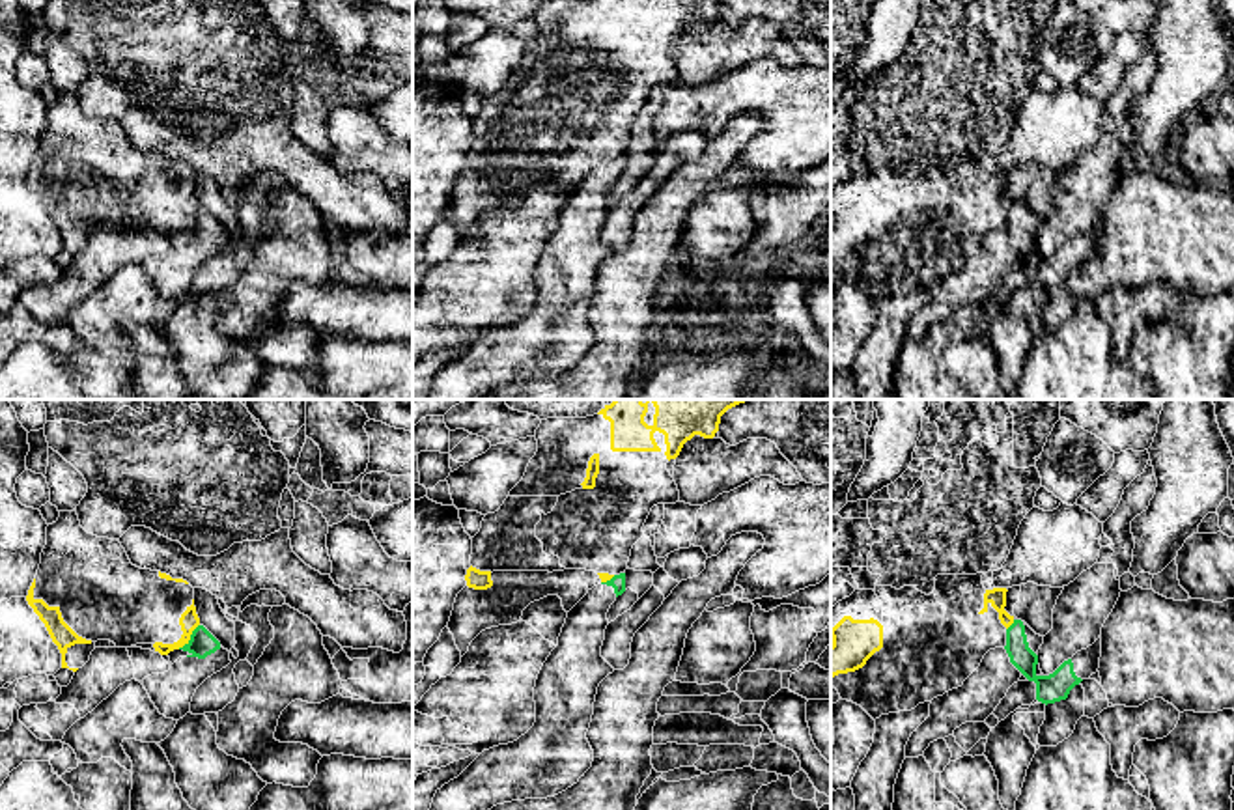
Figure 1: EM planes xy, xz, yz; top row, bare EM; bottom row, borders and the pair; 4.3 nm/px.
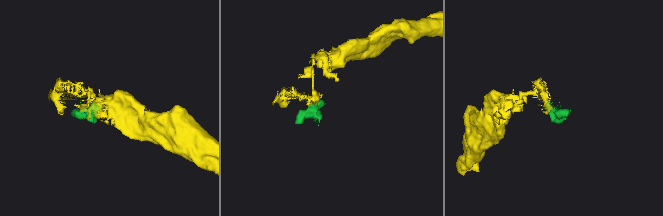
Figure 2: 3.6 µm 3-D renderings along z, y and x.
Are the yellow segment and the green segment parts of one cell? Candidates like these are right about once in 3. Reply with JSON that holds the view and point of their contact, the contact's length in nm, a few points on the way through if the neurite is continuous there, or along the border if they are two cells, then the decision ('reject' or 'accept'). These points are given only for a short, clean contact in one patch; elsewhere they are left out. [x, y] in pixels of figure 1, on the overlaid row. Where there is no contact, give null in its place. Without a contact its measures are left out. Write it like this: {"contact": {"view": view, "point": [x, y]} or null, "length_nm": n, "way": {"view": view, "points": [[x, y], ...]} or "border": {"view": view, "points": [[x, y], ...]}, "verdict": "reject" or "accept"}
{"contact": {"view": "xy", "point": [189, 637]}, "length_nm": 140, "border": {"view": "xy", "points": [[198, 624], [178, 648]]}, "verdict": "reject"}

